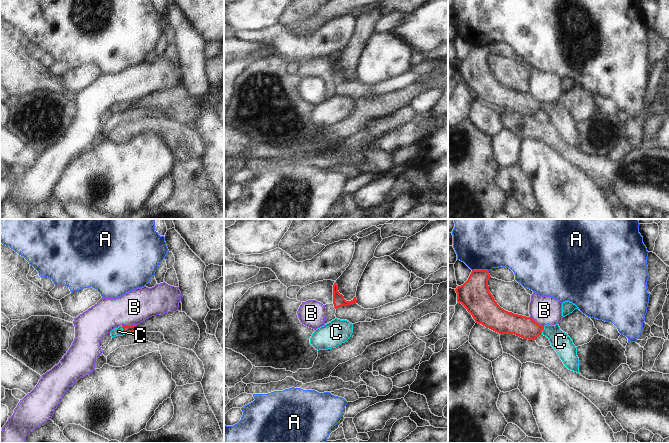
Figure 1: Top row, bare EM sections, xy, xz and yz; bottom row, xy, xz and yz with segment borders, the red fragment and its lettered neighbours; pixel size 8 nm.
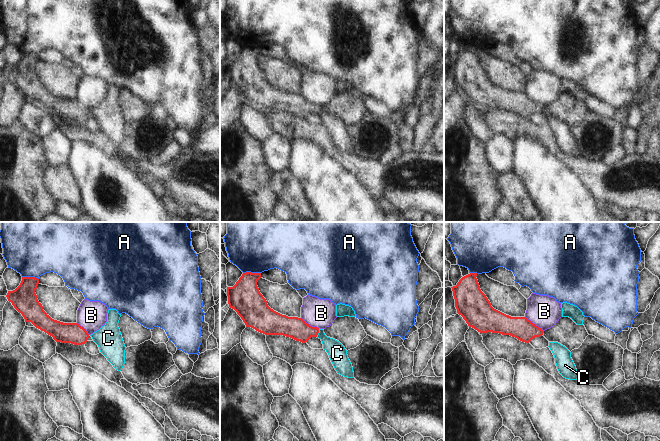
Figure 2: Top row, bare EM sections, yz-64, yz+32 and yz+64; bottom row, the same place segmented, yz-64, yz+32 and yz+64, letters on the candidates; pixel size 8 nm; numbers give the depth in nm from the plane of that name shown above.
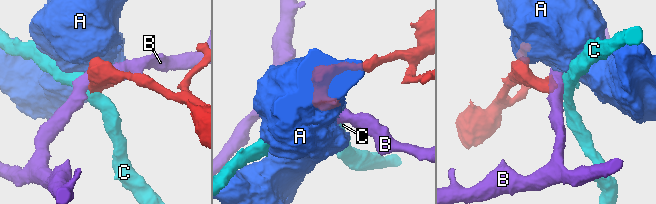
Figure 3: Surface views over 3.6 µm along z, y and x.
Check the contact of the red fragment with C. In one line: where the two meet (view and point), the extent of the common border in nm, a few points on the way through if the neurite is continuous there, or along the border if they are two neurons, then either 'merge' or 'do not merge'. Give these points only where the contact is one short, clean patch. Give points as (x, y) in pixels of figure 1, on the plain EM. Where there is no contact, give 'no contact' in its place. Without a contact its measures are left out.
xy (123, 105) | 80 nm | across xy (127, 105), (123, 105), (118, 107) | merge

